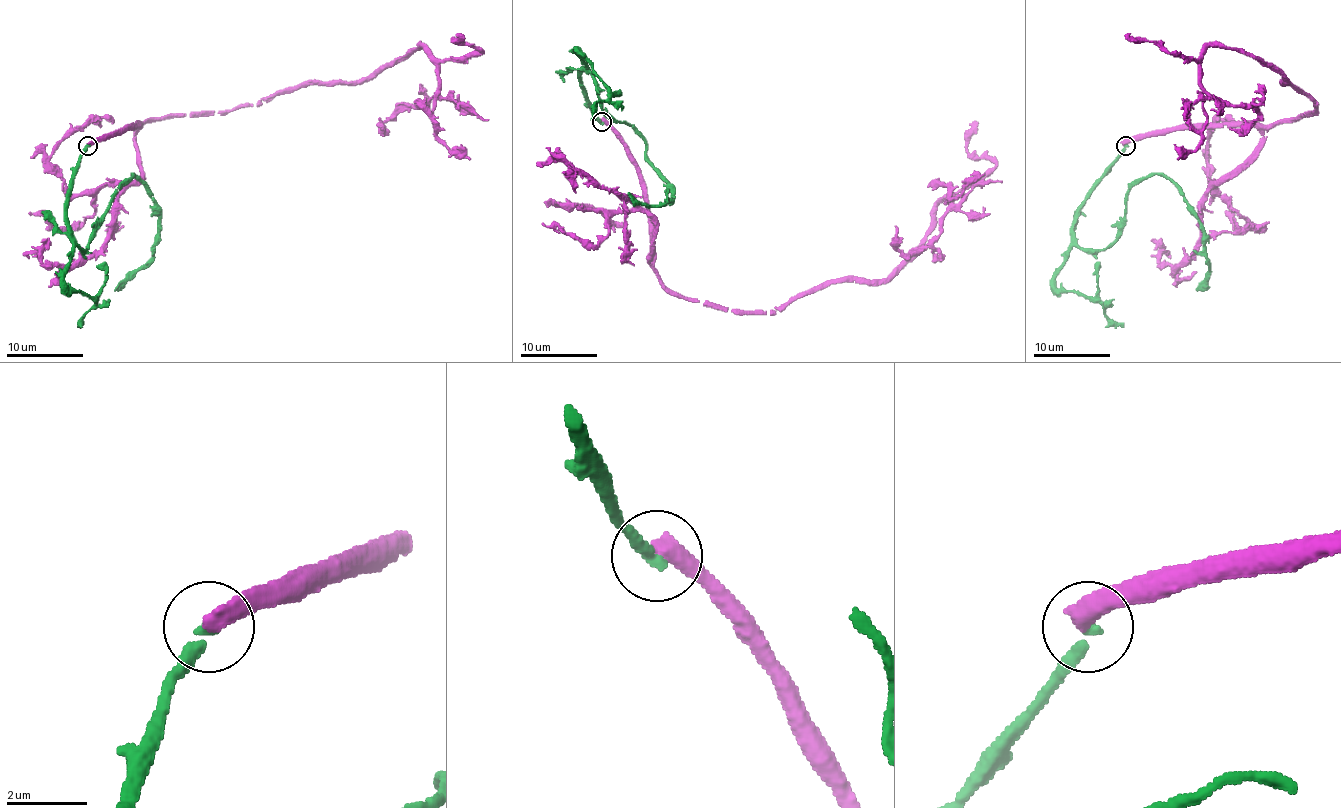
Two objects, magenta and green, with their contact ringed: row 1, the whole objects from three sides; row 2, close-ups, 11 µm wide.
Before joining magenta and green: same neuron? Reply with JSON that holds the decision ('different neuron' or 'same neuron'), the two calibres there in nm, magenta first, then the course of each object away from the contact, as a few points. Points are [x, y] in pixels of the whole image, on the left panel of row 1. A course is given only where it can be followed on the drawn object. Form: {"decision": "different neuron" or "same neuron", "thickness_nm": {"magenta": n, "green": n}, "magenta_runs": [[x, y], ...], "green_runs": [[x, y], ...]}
{"decision": "different neuron", "thickness_nm": {"magenta": 460, "green": 280}, "magenta_runs": [[87, 146], [154, 119], [257, 105], [292, 88], [363, 82], [422, 46], [435, 65], [437, 92], [382, 128]], "green_runs": [[87, 146], [66, 207], [72, 239], [81, 249], [112, 193], [133, 174], [152, 197], [154, 255], [114, 291]]}

